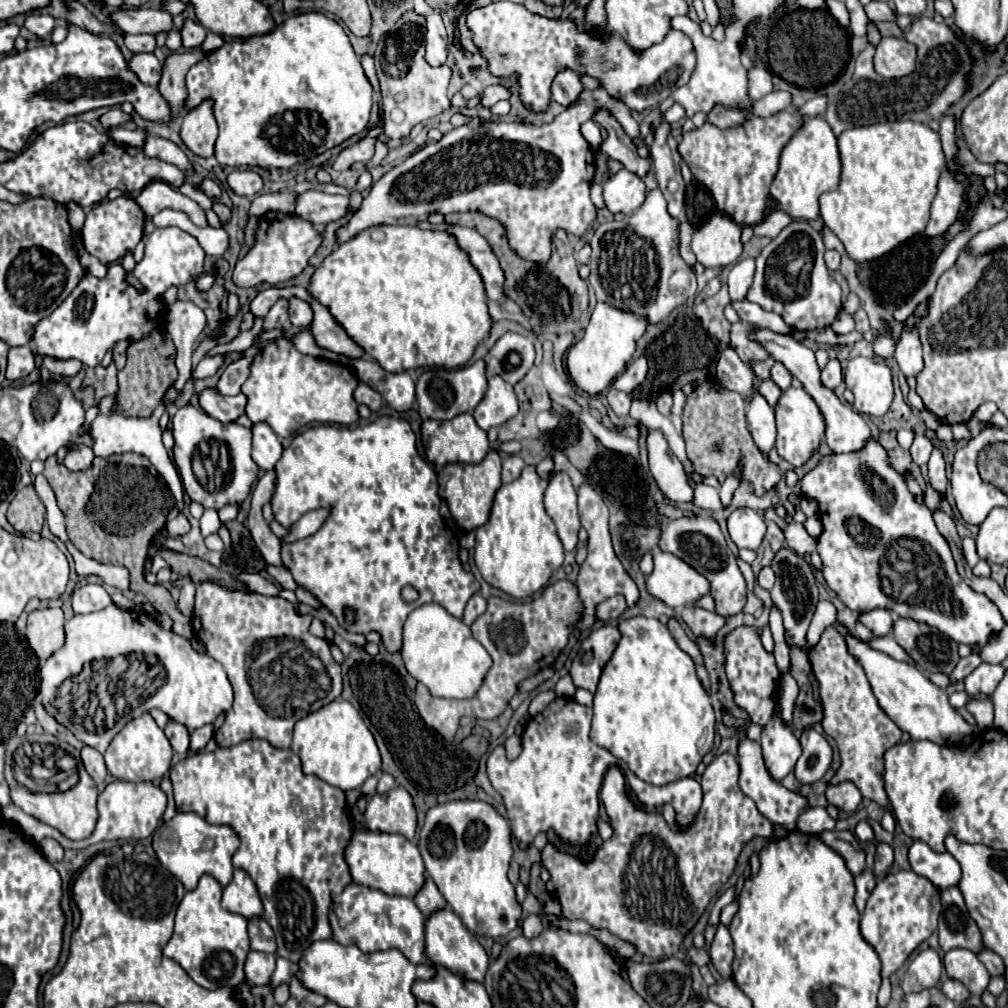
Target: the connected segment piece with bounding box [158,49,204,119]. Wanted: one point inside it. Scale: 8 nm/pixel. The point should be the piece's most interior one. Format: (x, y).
(171, 85)

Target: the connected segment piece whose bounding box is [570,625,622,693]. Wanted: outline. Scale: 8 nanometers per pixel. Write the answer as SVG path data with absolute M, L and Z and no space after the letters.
M602 625L590 633L590 637L582 643L584 655L572 661L570 667L570 677L576 687L588 689L590 693L596 691L600 673L616 651L620 637L622 635L616 625Z

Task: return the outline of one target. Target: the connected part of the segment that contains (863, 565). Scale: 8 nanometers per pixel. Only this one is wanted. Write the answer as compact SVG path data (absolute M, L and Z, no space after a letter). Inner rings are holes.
M866 439L864 447L858 451L830 453L822 457L822 461L802 477L800 487L802 495L814 499L822 513L820 521L824 531L818 537L816 549L822 557L822 575L828 587L848 609L860 613L880 607L900 617L928 623L956 643L966 643L976 649L982 649L1006 627L998 607L986 595L972 591L958 575L956 563L948 549L948 541L944 541L942 533L936 529L932 511L924 503L918 503L916 497L908 491L902 473L890 465L888 451L878 443L878 439ZM904 537L908 537L908 547L898 547L902 549L898 555L888 555L890 549L896 551L896 545Z

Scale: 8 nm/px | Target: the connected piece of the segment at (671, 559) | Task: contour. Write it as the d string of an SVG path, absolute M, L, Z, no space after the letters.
M658 549L652 553L652 559L654 571L646 577L646 589L668 607L676 609L692 605L710 591L706 577L696 573L696 569L680 557Z

